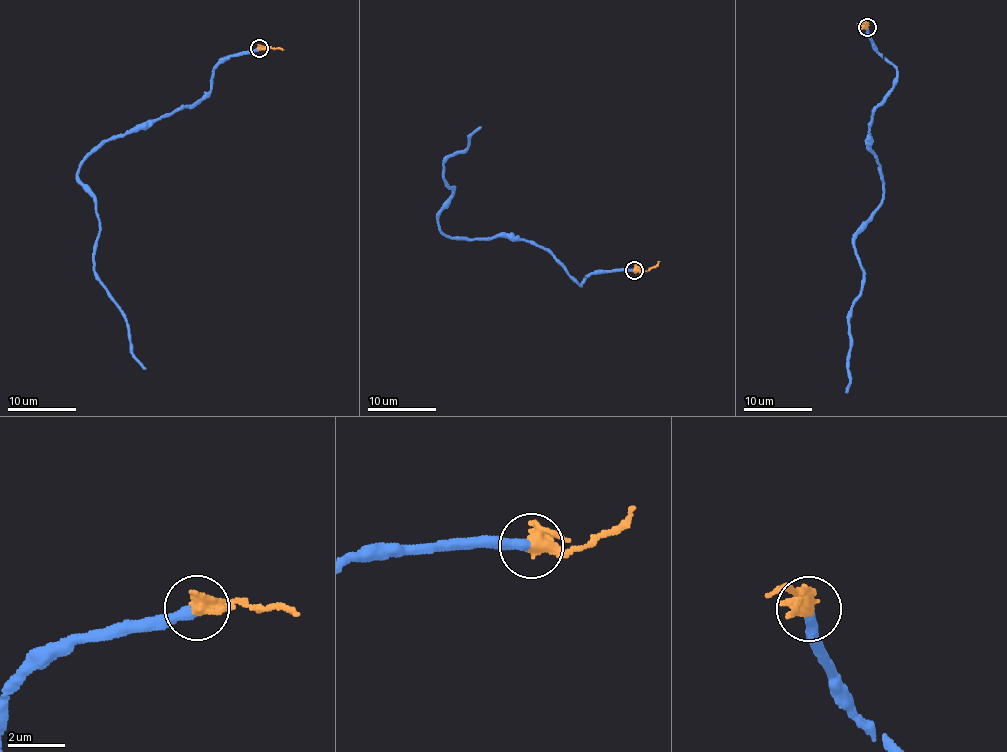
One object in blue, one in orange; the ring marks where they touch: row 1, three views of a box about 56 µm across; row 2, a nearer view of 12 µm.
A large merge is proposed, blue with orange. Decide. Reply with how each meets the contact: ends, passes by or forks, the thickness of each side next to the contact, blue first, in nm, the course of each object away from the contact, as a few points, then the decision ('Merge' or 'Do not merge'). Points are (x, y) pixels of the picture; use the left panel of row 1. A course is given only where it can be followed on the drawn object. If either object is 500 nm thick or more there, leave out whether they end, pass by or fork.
Thickness 360 nm (blue) against 550 nm. Course of blue: (259, 49), (219, 58), (208, 95), (104, 139), (80, 166), (99, 221), (96, 280), (146, 369). Course of orange: (259, 48), (271, 46), (284, 49). Do not merge

